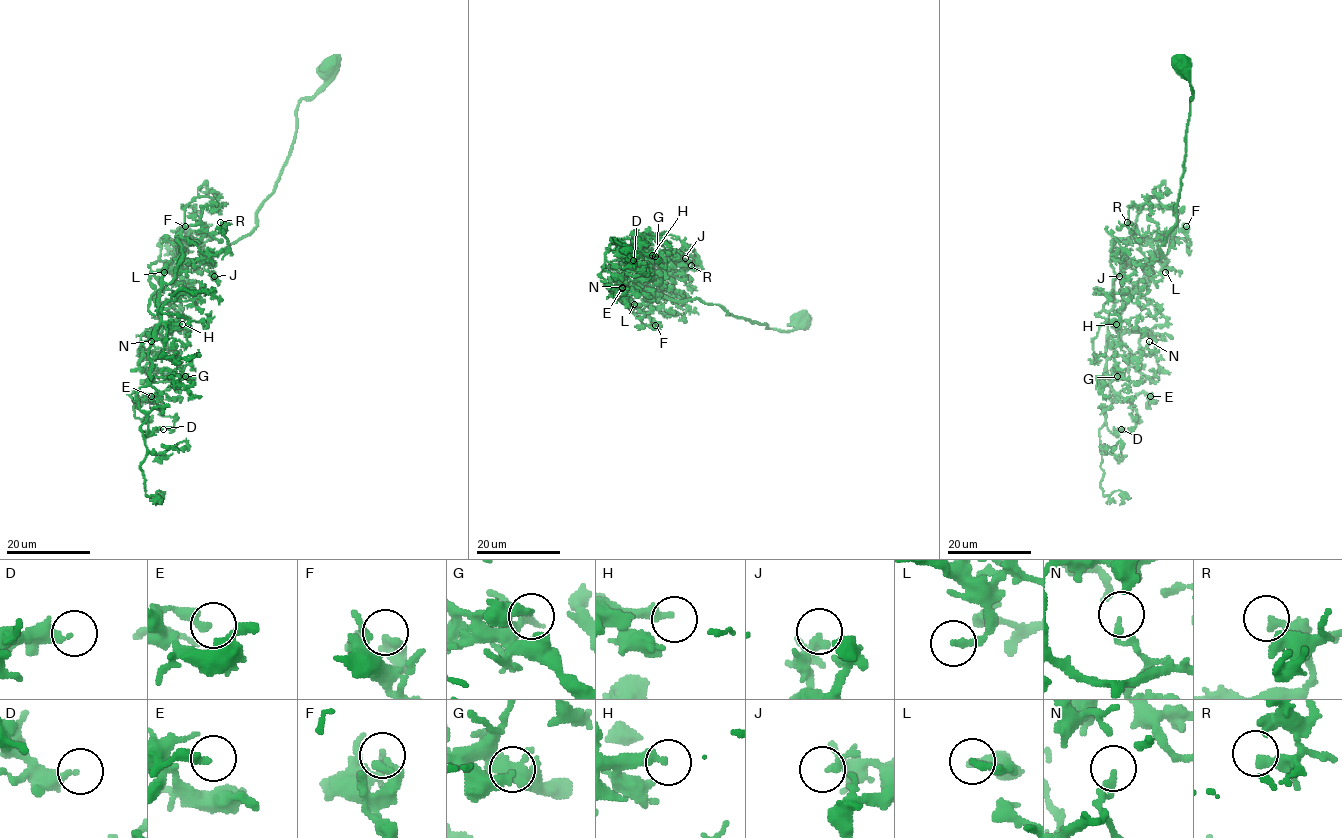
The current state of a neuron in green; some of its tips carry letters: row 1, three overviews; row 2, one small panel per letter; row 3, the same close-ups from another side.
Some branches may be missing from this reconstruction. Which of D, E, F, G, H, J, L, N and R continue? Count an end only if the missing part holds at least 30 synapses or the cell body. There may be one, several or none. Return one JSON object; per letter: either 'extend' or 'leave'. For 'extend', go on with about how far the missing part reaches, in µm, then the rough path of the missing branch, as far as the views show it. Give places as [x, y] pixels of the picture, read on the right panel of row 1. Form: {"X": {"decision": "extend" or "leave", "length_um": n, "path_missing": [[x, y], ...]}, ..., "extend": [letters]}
{"D": {"decision": "leave"}, "E": {"decision": "leave"}, "F": {"decision": "leave"}, "G": {"decision": "leave"}, "H": {"decision": "leave"}, "J": {"decision": "leave"}, "L": {"decision": "leave"}, "N": {"decision": "leave"}, "R": {"decision": "leave"}, "extend": []}

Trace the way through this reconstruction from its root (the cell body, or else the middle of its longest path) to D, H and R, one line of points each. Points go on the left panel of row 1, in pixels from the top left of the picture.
D: (331, 65), (299, 104), (257, 225), (220, 252), (167, 265), (137, 394), (147, 433), (163, 429)
H: (331, 65), (323, 86), (299, 104), (290, 155), (257, 225), (220, 252), (167, 265), (161, 319), (182, 324)
R: (331, 65), (299, 104), (290, 155), (257, 225), (185, 264), (180, 232), (189, 225), (224, 232), (220, 222)

